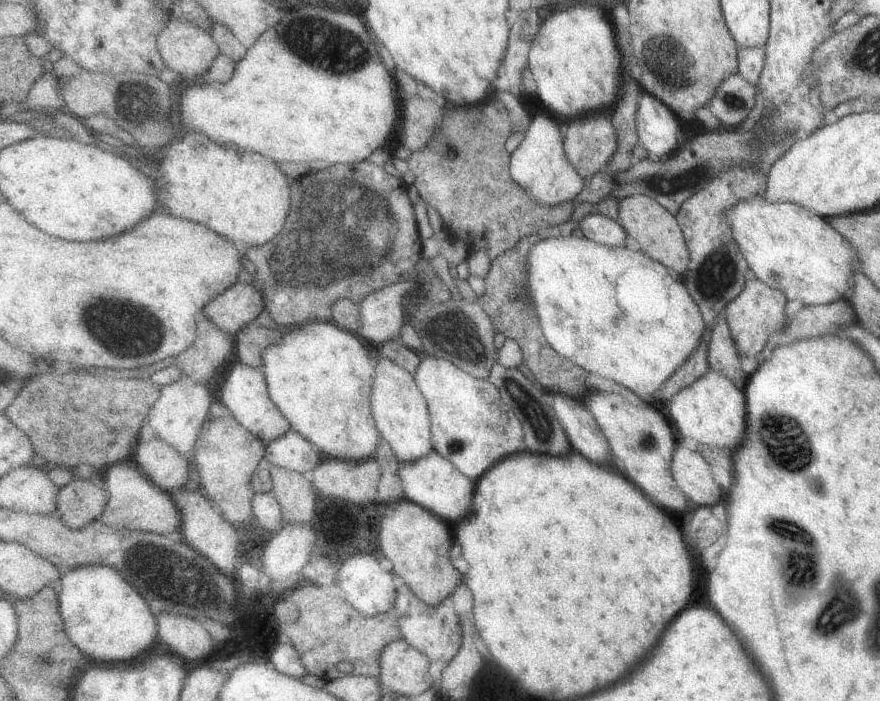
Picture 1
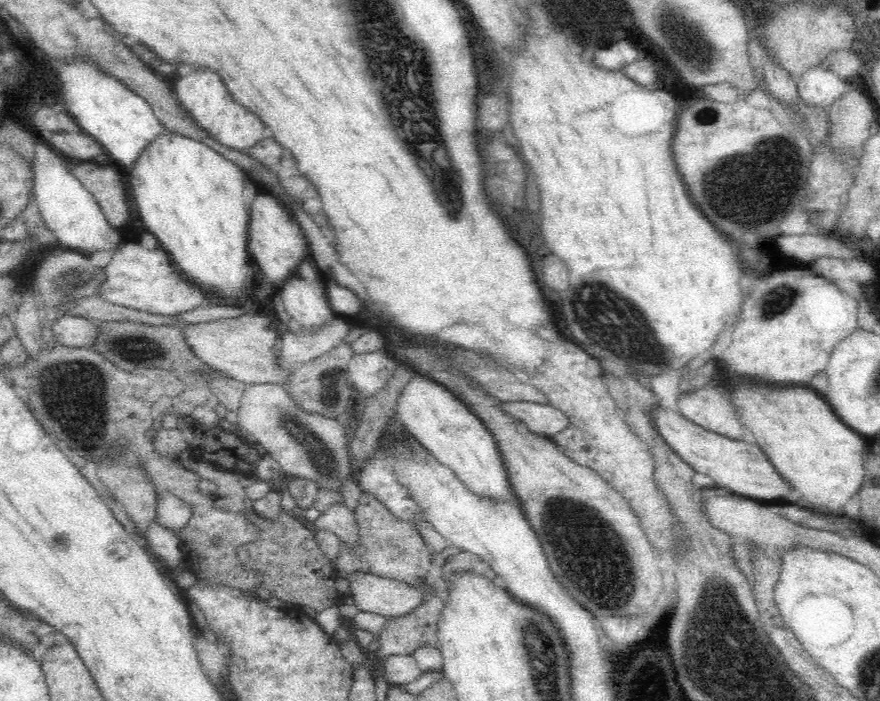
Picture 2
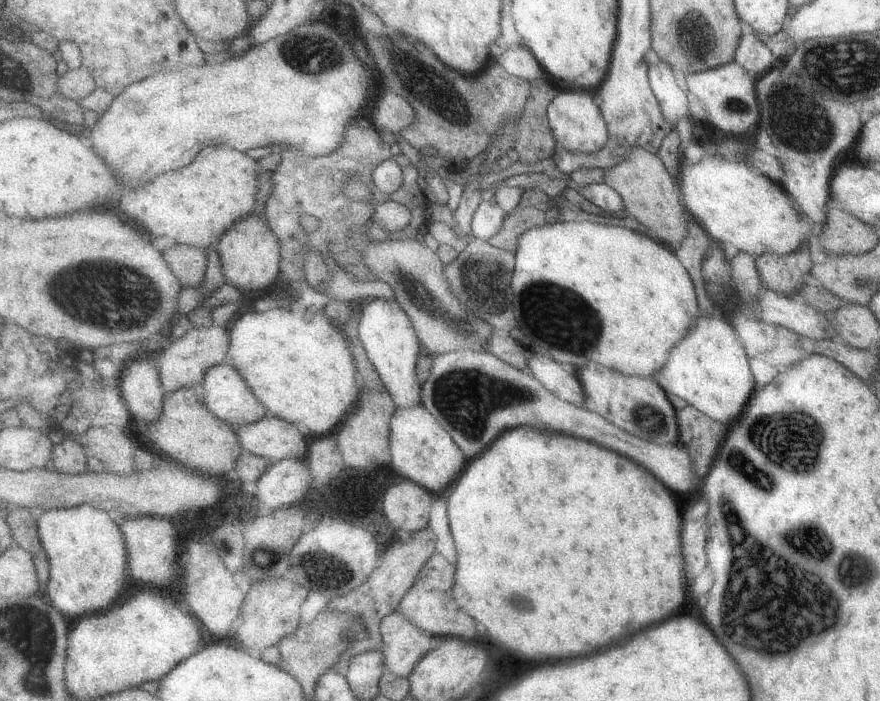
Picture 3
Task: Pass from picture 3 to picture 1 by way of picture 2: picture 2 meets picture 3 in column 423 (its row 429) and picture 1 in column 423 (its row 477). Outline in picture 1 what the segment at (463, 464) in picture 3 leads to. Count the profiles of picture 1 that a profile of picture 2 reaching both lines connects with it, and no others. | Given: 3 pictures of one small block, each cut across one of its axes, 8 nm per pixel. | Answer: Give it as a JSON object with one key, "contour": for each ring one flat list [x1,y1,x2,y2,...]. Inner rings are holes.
{"contour":[[433,450,429,456,417,460,417,462,401,462,401,478,405,486,407,500,417,502,437,516,451,520,451,522,461,522,471,516,475,508,475,482,467,474,463,474,449,458,445,458,441,452]]}

